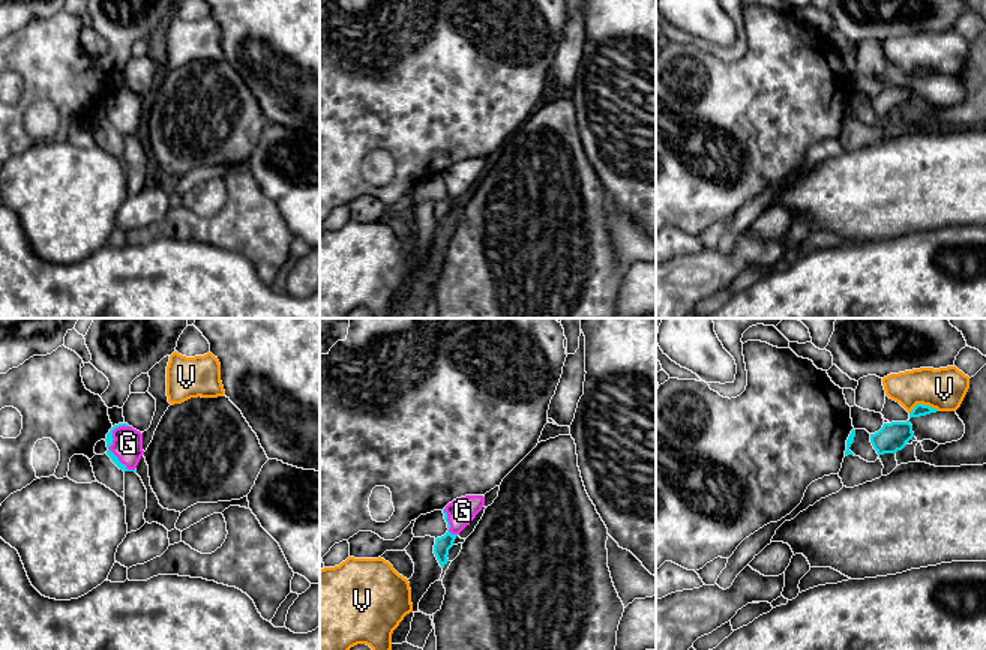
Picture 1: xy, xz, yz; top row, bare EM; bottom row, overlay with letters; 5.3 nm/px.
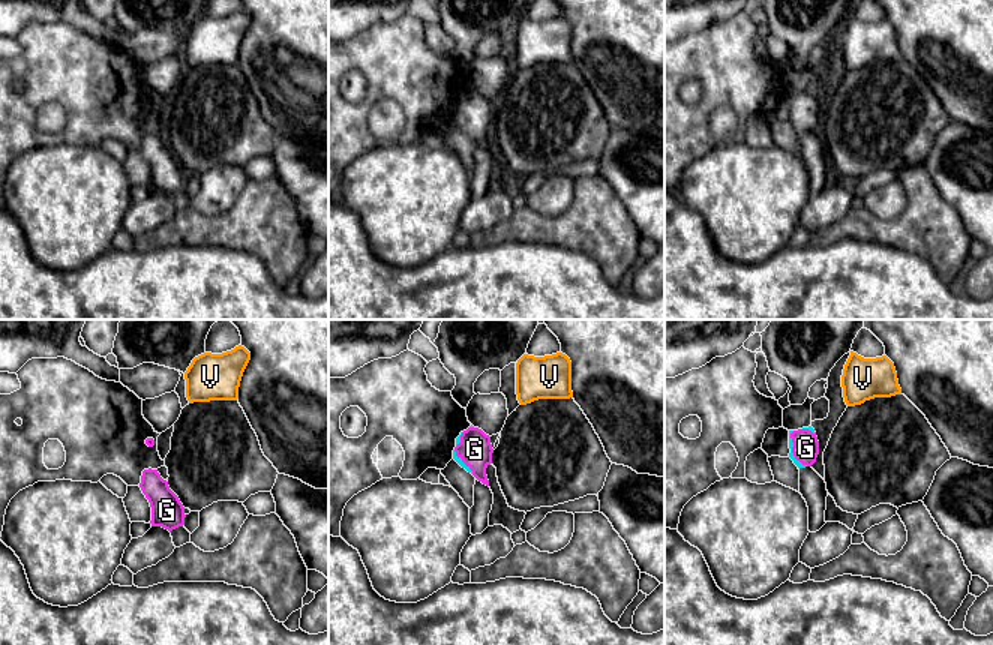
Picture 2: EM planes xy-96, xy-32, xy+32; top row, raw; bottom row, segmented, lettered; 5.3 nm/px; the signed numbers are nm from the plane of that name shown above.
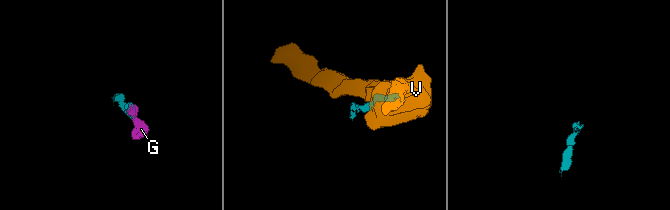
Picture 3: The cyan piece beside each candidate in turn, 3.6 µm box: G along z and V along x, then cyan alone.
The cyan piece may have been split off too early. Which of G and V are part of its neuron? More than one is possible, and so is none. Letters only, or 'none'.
G

